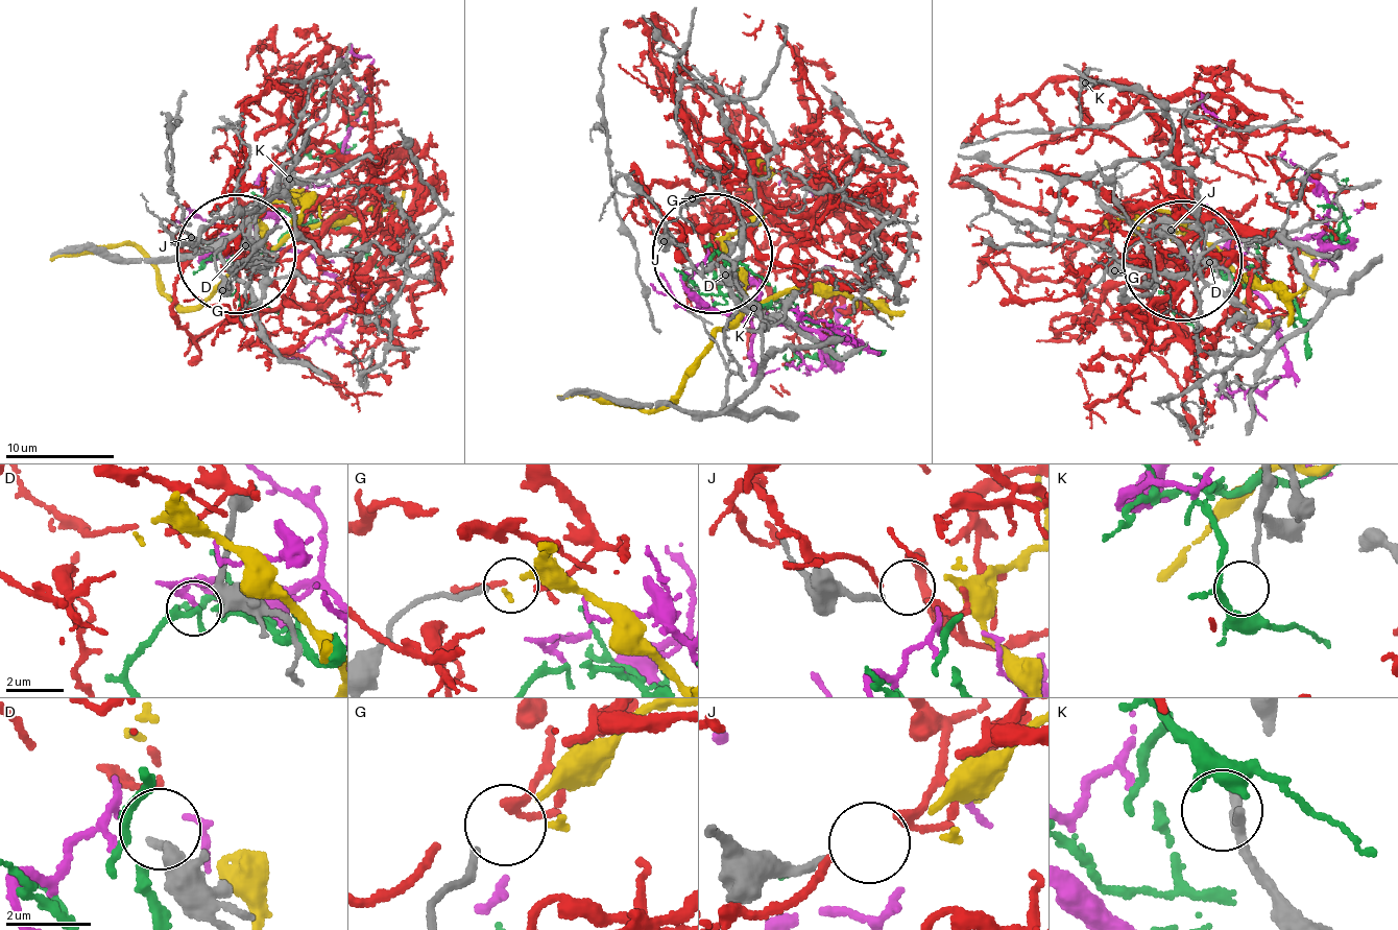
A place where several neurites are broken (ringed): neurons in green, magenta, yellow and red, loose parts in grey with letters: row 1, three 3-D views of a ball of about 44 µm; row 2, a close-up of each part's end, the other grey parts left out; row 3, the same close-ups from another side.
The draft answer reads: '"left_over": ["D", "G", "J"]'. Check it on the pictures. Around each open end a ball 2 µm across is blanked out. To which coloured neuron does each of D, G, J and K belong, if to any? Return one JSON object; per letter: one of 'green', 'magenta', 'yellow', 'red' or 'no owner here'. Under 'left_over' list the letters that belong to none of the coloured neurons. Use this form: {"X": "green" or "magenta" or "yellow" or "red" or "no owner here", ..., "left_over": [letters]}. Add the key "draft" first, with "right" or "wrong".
{"draft": "wrong", "D": "no owner here", "G": "yellow", "J": "no owner here", "K": "no owner here", "left_over": ["D", "J", "K"]}

